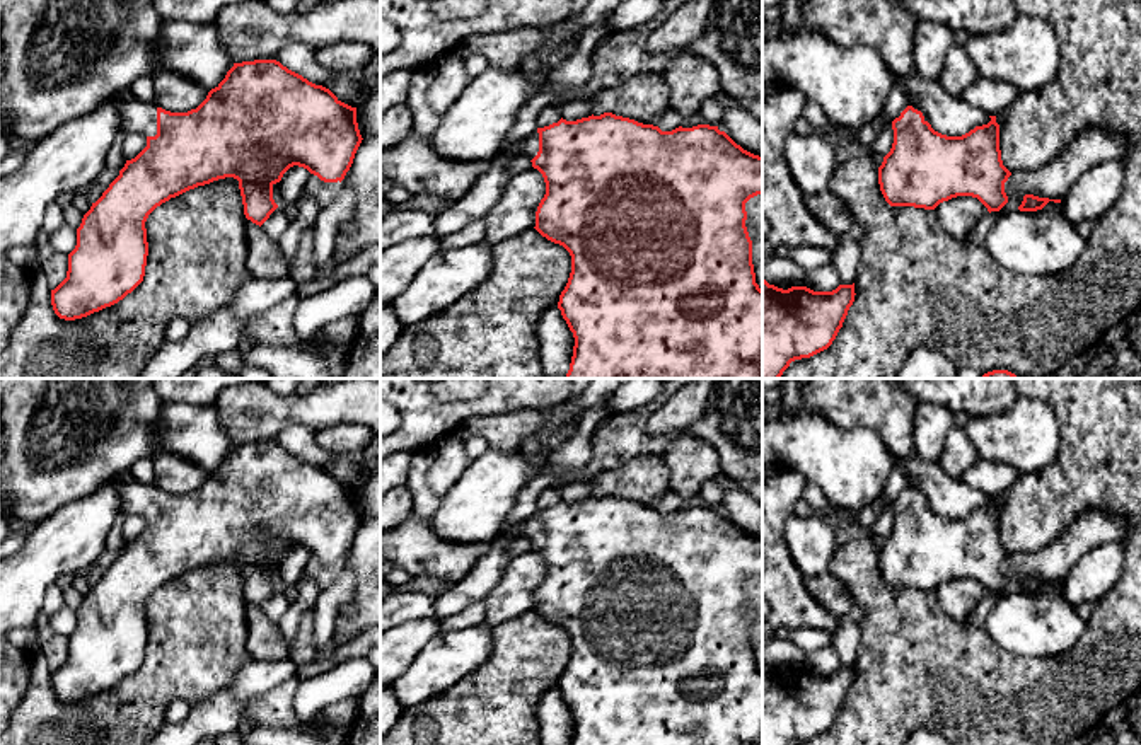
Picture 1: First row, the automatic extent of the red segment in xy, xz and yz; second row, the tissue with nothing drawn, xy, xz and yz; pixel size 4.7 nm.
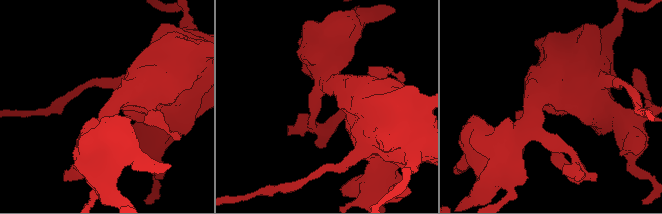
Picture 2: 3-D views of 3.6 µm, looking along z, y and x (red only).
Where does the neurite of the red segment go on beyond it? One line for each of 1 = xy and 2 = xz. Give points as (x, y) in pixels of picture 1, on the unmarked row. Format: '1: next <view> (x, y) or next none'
1: next xy (139, 498)
2: next xz (529, 527)

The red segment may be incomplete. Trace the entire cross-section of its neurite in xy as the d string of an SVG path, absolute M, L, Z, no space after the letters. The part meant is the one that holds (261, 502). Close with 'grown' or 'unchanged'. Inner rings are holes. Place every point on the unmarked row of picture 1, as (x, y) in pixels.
M276 442L234 445L206 481L188 494L171 494L155 484L142 484L131 472L119 479L123 513L145 517L147 528L126 542L77 610L67 660L51 672L53 692L65 702L111 689L143 663L148 638L145 604L162 585L198 568L234 559L239 563L246 600L261 609L278 590L273 568L290 549L304 549L324 564L341 564L363 522L356 489Z; grown

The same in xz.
M604 494L576 503L559 501L518 523L546 564L546 576L536 593L536 612L563 627L571 638L571 655L559 677L558 690L575 719L571 745L762 745L762 672L756 665L752 622L745 602L745 585L762 576L762 539L737 527L718 508L698 506L662 513L629 500Z; grown

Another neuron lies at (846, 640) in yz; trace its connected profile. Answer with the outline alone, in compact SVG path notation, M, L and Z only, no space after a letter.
M843 619L832 636L832 646L839 656L841 667L853 667L860 648L860 622Z

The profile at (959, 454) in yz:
M952 426L945 438L943 455L940 459L941 467L955 479L972 469L979 462L979 452L974 448L972 440L967 435L967 428Z

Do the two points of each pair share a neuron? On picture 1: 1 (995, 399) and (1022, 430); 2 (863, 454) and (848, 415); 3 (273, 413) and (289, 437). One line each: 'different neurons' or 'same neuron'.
1: different neurons
2: different neurons
3: different neurons

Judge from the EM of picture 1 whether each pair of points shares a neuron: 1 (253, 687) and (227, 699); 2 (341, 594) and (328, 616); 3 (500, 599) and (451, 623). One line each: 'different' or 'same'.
1: same
2: same
3: different

